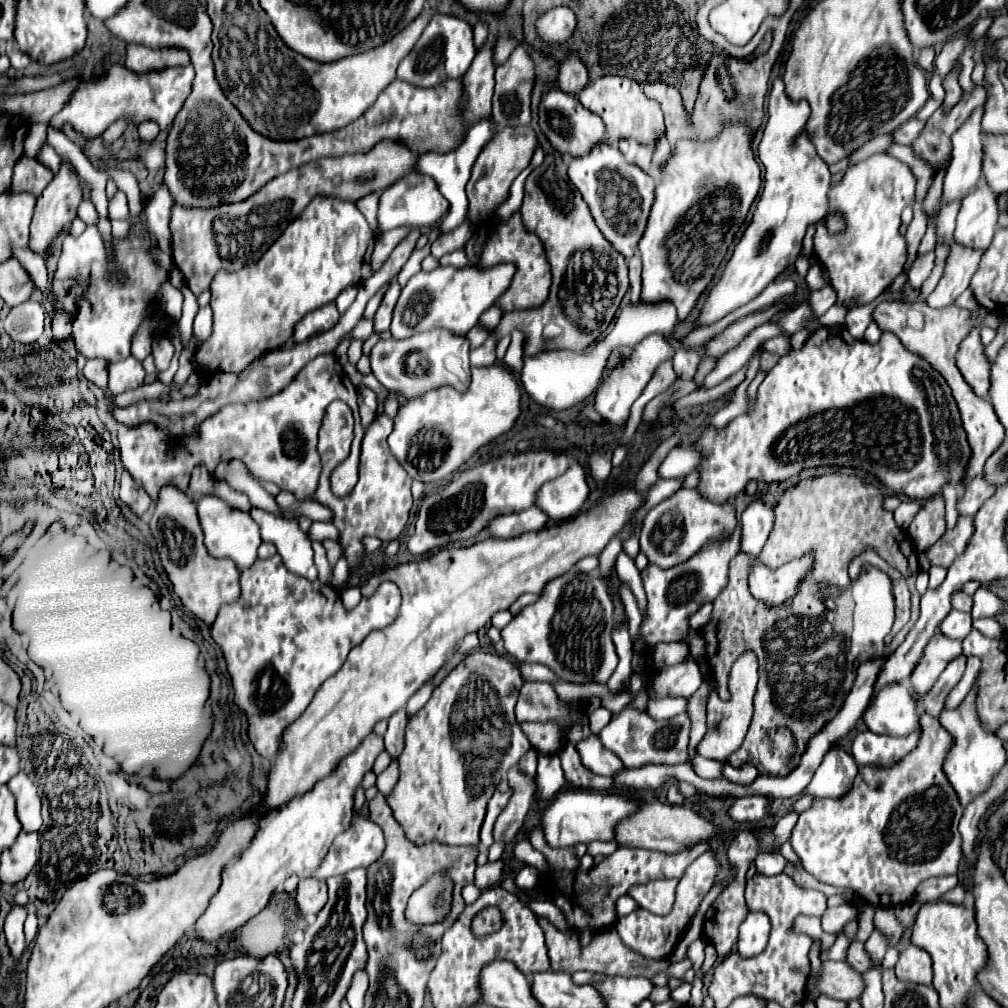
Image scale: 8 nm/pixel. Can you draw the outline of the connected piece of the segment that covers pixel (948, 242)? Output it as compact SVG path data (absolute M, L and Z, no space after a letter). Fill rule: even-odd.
M956 199L956 201L952 201L950 205L942 207L940 217L938 217L938 223L936 223L936 247L938 247L938 245L946 245L948 249L952 247L954 219L956 219L956 213L958 213L961 204L962 199Z

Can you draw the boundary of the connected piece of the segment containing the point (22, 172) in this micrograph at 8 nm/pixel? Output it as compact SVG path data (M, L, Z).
M22 157L20 163L14 167L14 177L10 183L10 191L30 191L32 195L40 195L40 191L50 183L54 173L44 167L36 159Z

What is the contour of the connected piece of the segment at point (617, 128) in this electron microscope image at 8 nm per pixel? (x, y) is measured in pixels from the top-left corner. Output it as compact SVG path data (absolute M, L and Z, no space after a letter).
M598 77L578 93L578 99L586 109L604 119L610 143L622 137L634 137L636 141L648 143L652 147L654 141L664 135L664 117L660 111L660 103L648 99L642 93L640 85L628 77Z

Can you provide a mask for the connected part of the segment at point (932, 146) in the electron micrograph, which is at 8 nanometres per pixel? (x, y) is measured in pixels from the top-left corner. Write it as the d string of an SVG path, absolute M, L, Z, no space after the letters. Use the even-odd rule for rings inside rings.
M974 85L974 89L960 97L960 101L952 109L940 107L924 125L922 133L914 141L914 153L918 159L926 161L934 171L940 171L946 167L946 163L952 157L950 137L962 123L972 115L976 107L982 107L986 99L986 89L982 85Z

